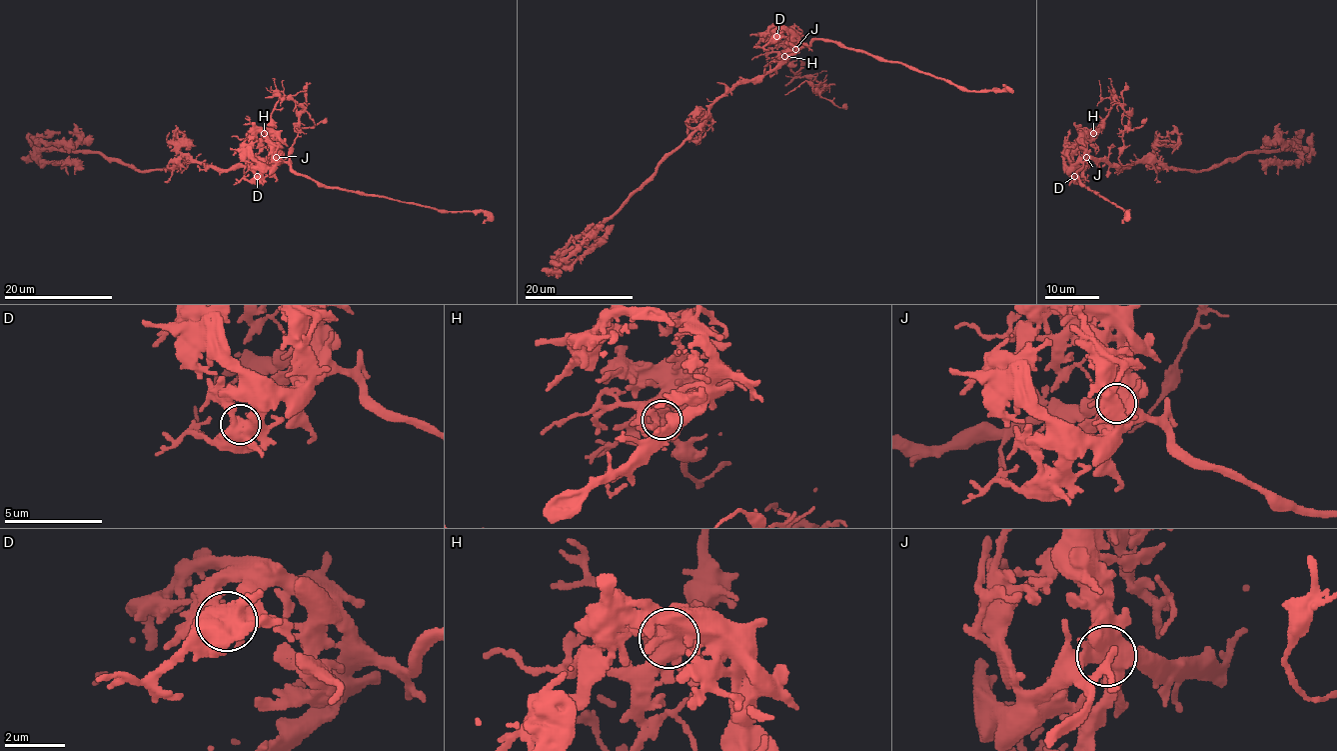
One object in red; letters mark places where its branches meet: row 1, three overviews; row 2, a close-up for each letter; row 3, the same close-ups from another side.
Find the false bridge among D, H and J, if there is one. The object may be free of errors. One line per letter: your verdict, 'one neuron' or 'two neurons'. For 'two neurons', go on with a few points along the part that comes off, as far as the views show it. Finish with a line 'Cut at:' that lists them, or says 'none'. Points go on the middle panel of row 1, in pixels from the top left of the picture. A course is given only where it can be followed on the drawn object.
D: one neuron
H: two neurons; course (784, 55), (791, 70), (800, 77), (813, 77), (823, 85), (819, 90), (817, 85), (807, 81), (784, 94)
J: one neuron
Cut at: H

